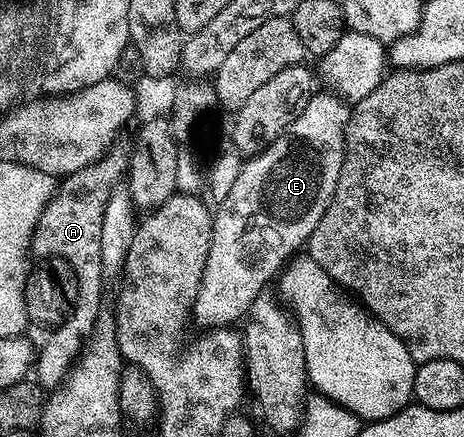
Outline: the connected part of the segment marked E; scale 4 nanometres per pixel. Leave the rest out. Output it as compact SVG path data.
M312 94L301 117L291 123L289 135L295 139L274 139L264 151L250 156L244 162L241 173L237 173L237 181L233 181L229 197L225 197L214 208L209 257L194 310L194 318L205 323L206 328L218 329L235 325L235 322L238 324L251 310L253 301L257 301L257 297L268 290L267 282L282 269L283 262L298 247L300 250L306 244L313 229L317 229L317 221L321 221L321 217L325 217L325 209L329 209L331 198L337 189L337 177L341 177L351 107L338 94L319 94Z

